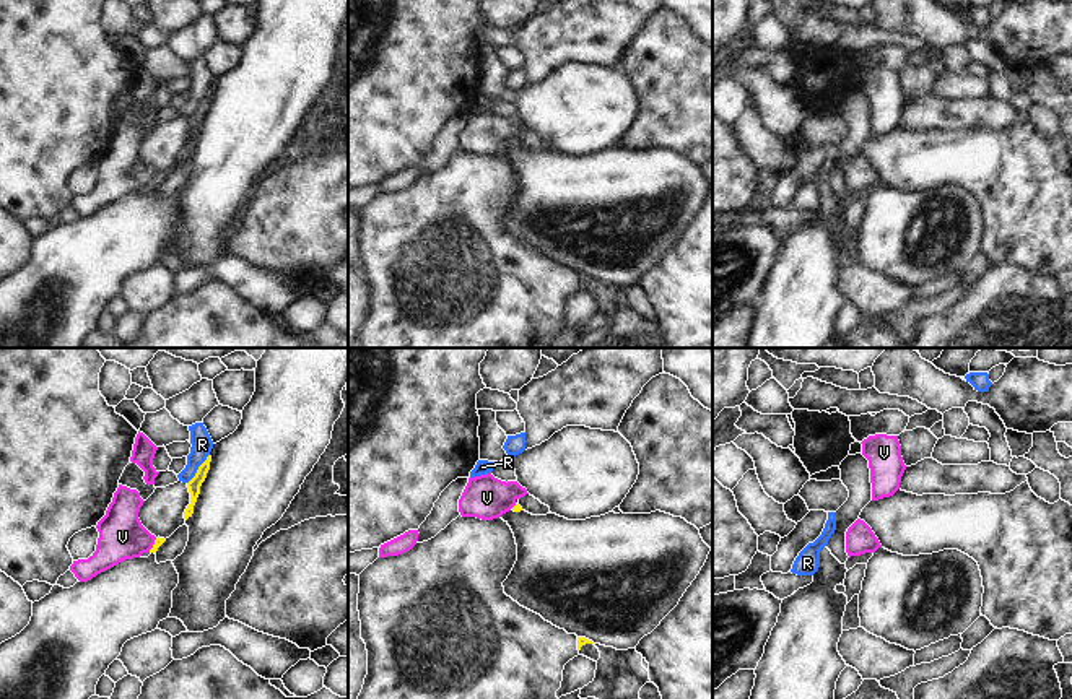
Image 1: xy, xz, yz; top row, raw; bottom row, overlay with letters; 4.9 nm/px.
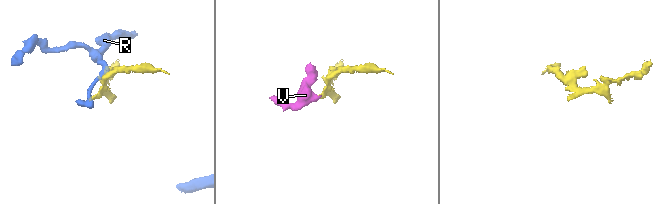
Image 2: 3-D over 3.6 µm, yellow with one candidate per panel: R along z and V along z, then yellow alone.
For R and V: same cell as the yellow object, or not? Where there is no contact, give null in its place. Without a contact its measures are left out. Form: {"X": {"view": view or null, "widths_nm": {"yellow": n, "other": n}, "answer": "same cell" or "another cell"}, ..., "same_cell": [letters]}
{"R": {"view": "xy", "widths_nm": {"yellow": 70, "other": 110}, "answer": "another cell"}, "V": {"view": "xy", "widths_nm": {"yellow": 50, "other": 220}, "answer": "same cell"}, "same_cell": ["V"]}

